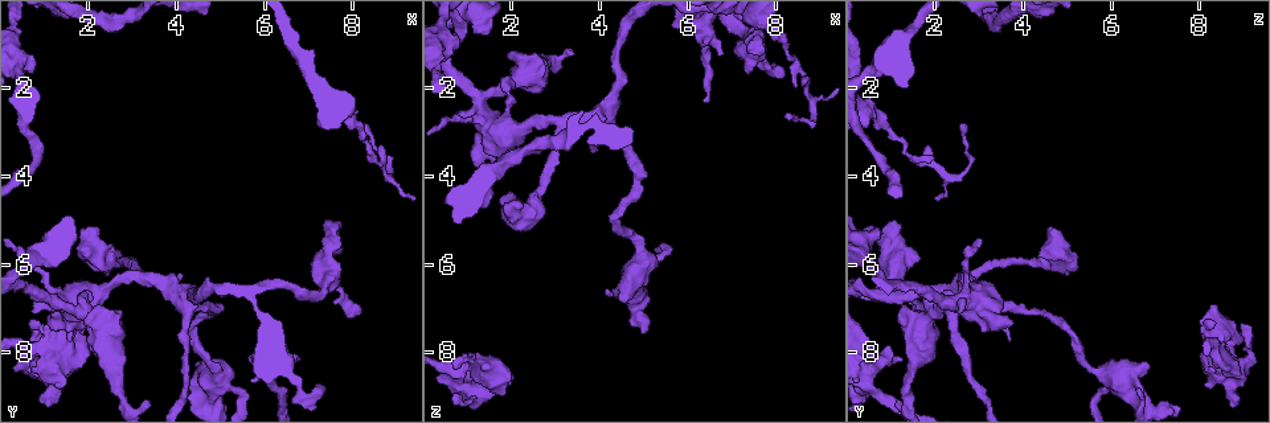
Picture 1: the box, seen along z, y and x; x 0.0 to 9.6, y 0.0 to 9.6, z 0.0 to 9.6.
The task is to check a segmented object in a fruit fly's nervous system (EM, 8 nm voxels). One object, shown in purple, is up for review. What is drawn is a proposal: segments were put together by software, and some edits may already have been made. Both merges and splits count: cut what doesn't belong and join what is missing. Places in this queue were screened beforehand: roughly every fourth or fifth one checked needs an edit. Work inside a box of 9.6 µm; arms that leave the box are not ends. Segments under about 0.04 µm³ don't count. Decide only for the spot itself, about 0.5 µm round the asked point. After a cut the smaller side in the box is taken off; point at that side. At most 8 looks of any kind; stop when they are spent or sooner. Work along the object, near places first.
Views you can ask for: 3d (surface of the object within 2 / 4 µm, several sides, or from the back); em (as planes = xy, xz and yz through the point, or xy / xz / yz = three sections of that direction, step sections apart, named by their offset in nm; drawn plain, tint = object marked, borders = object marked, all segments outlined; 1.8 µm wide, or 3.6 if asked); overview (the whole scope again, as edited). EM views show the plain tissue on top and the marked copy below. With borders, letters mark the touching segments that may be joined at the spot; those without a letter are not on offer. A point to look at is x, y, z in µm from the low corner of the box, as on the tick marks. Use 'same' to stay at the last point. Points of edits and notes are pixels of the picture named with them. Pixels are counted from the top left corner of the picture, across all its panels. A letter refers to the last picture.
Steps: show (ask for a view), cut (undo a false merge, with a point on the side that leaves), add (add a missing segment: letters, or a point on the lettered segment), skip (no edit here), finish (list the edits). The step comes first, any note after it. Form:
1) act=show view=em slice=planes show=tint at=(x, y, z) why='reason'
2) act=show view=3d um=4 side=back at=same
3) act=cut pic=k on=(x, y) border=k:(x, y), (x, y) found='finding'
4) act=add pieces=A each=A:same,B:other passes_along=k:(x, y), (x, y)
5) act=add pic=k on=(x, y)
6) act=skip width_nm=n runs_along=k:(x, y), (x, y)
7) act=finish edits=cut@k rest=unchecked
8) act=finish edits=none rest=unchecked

act=show view=em slice=planes show=borders at=(4.35, 8.70, 6.70) why='thick end'

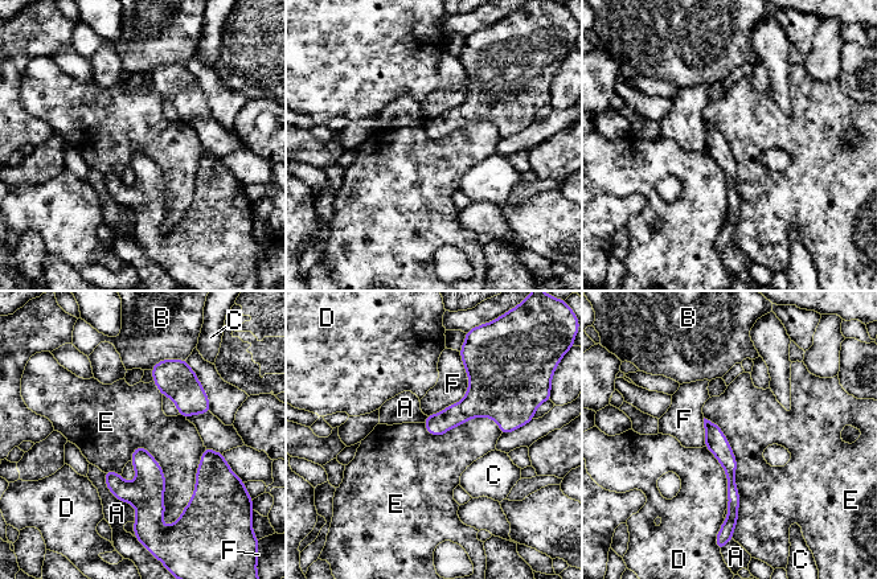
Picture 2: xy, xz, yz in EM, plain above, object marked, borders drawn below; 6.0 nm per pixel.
act=skip each=A:other,B:other,C:other,D:other,E:other,F:other runs_along=2:(707, 423), (729, 463), (733, 518) found='no lettered segment goes on from it'

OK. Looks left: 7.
act=show view=3d um=2 at=(2.25, 5.20, 4.60) why='stops while still wide'

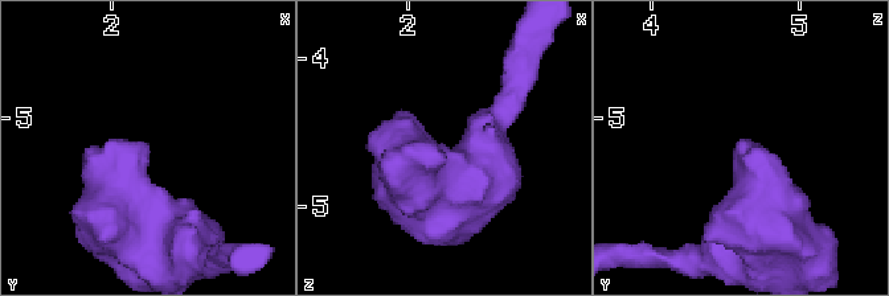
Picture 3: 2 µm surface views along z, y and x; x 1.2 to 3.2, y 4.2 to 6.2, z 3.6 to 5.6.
act=show view=em slice=planes show=borders at=(2.24, 5.22, 4.62) why='shape alone is not enough'

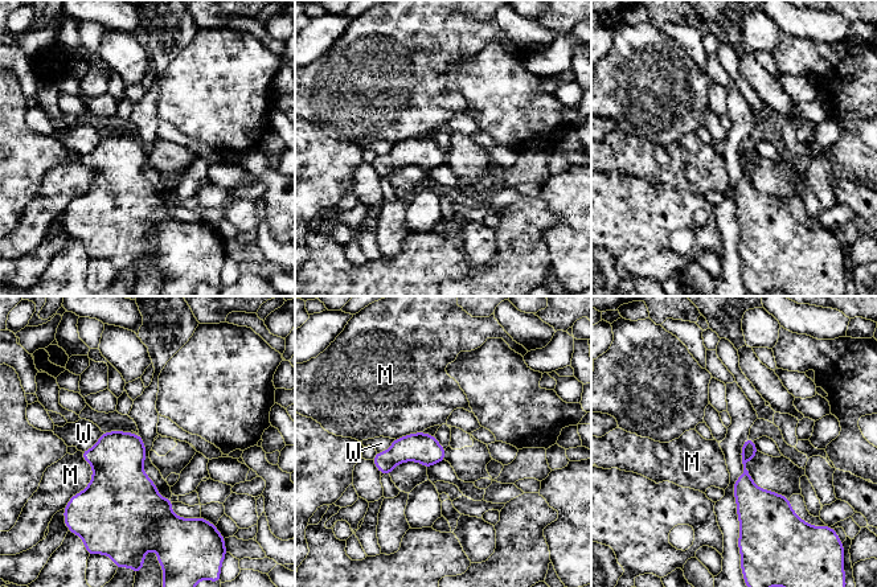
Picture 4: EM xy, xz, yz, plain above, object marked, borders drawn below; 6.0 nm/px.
act=skip each=M:other,W:other border=4:(81, 451), (91, 480), (72, 497) found='none of them fits'

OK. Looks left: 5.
act=show view=3d um=2 at=(7.95, 7.20, 1.45)

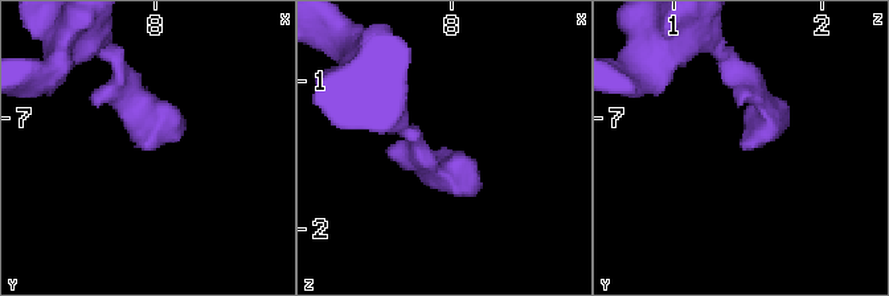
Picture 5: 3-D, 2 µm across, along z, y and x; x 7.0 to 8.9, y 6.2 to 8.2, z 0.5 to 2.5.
act=show view=em slice=planes show=borders at=(7.94, 7.24, 1.48)

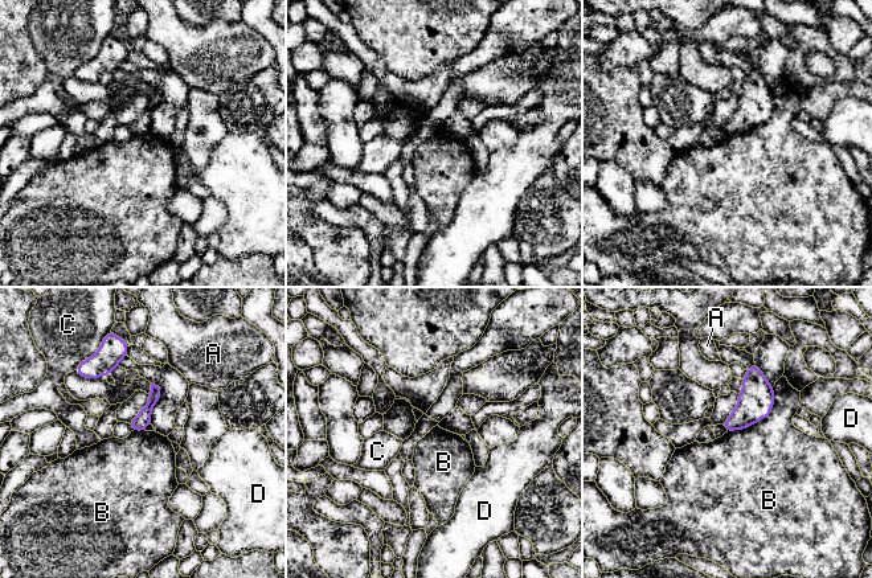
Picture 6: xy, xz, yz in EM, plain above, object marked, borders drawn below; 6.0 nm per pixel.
act=skip each=A:other,B:other,C:other,D:other runs_along=6:(155, 389), (151, 405), (135, 427) found='no lettered segment goes on from it'

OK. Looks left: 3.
act=finish edits=none rest=unchecked

